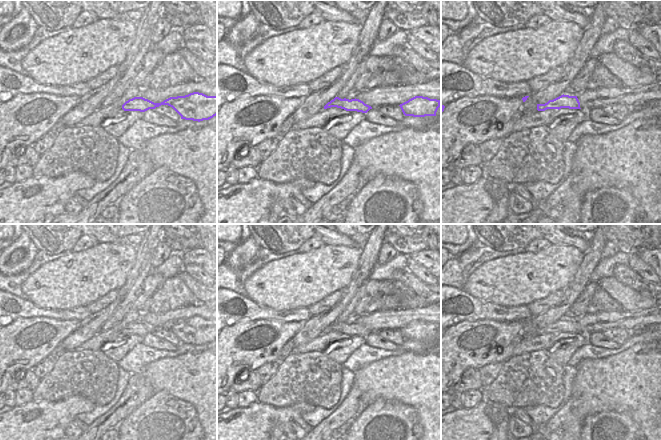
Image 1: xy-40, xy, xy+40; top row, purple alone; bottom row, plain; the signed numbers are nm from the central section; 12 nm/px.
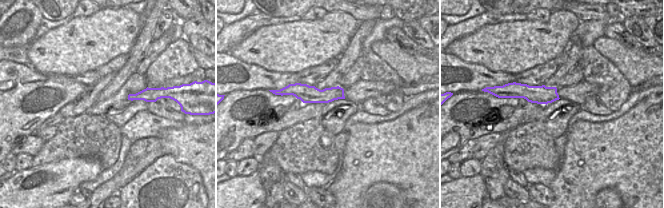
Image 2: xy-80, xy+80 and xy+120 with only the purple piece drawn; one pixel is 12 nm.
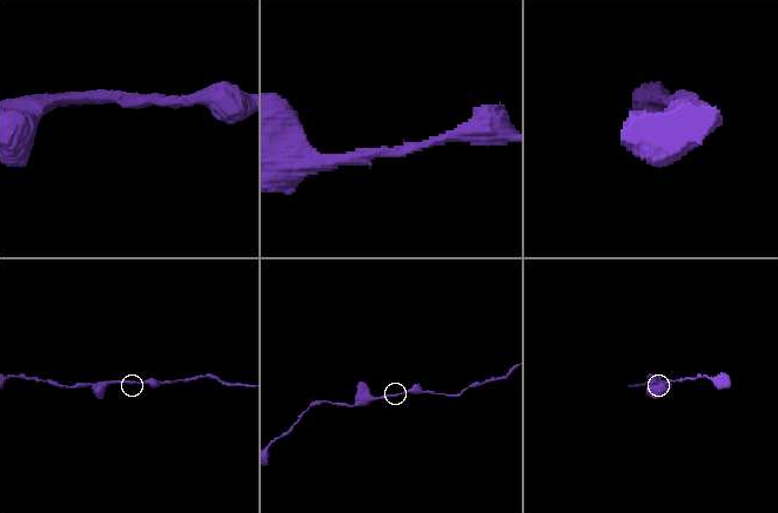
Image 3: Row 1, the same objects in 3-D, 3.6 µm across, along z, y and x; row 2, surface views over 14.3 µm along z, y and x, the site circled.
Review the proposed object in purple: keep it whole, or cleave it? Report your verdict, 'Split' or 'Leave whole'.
Leave whole

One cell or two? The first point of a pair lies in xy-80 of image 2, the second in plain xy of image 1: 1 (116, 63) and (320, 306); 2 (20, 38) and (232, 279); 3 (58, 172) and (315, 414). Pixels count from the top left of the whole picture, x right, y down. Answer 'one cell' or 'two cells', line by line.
1: one cell
2: two cells
3: two cells

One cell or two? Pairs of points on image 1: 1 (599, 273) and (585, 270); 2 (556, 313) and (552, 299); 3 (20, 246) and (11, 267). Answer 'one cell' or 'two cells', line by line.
1: two cells
2: two cells
3: one cell

